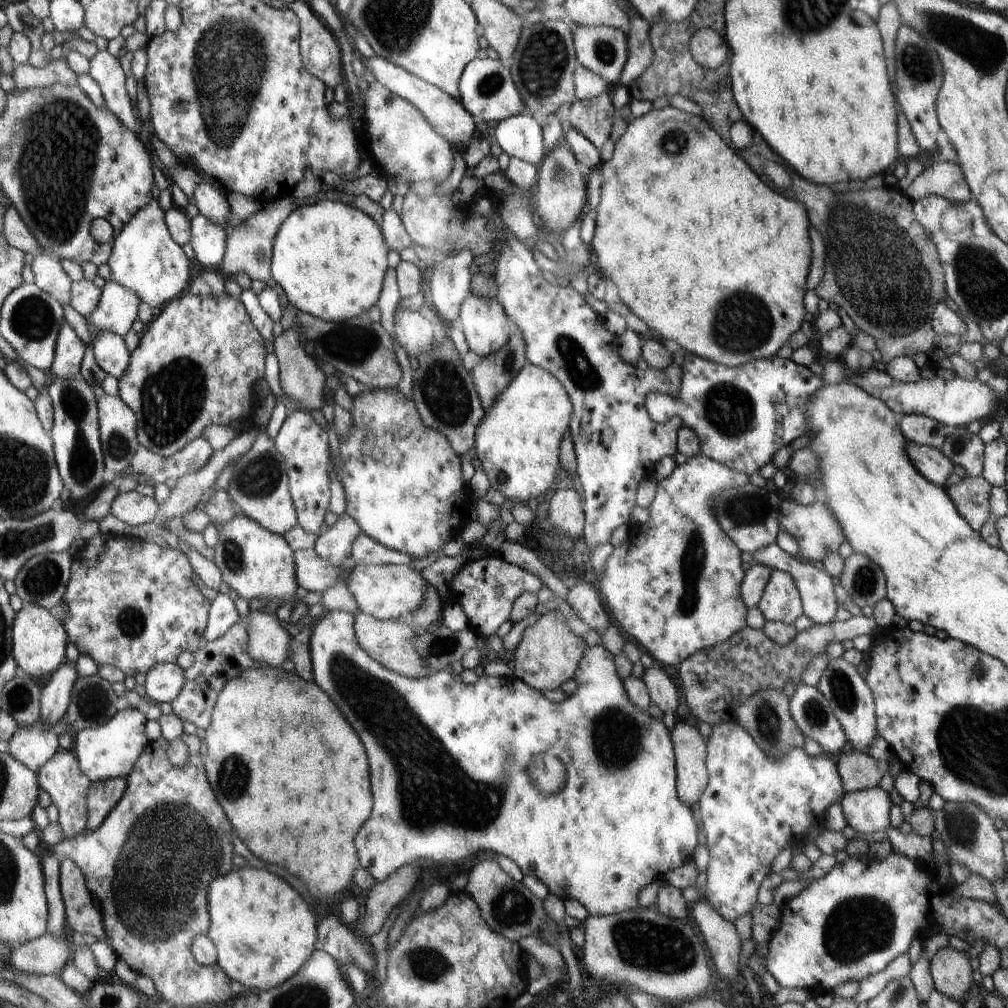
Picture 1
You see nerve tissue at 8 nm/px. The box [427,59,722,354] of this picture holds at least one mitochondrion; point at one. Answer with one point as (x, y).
(674, 143)

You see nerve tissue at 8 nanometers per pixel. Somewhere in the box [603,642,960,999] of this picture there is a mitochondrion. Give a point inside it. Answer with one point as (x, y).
(860, 926)

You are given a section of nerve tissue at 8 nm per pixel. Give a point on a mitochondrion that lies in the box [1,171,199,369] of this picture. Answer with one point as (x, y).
(32, 319)

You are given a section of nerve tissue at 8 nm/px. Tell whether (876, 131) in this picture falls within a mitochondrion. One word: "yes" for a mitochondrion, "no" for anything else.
no

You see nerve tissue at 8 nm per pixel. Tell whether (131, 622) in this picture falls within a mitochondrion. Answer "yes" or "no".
yes

